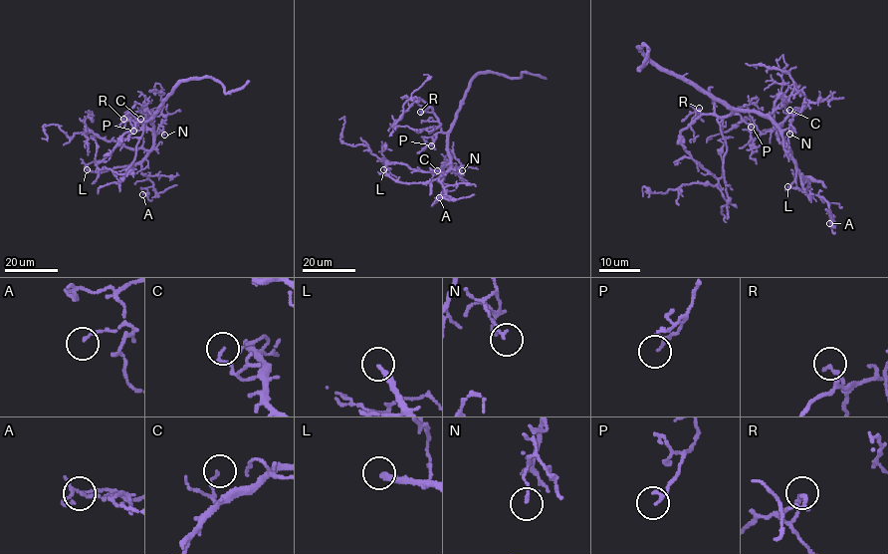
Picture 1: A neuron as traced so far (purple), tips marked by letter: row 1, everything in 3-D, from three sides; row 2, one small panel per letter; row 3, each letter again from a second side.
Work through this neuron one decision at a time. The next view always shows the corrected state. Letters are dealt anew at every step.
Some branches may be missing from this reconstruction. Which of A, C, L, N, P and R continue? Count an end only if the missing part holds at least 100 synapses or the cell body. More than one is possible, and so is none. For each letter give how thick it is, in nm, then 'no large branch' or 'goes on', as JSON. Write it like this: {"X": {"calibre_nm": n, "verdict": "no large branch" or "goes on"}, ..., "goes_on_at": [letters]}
{"A": {"calibre_nm": 110, "verdict": "no large branch"}, "C": {"calibre_nm": 110, "verdict": "no large branch"}, "L": {"calibre_nm": 240, "verdict": "goes on"}, "N": {"calibre_nm": 110, "verdict": "no large branch"}, "P": {"calibre_nm": 140, "verdict": "no large branch"}, "R": {"calibre_nm": 120, "verdict": "no large branch"}, "goes_on_at": ["L"]}

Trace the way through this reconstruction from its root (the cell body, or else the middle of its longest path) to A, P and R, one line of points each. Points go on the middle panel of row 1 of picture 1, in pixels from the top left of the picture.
A: (449, 155), (450, 167), (439, 180), (450, 197), (439, 197)
P: (449, 155), (446, 134), (437, 133), (431, 145)
R: (449, 155), (447, 135), (441, 131), (438, 118), (431, 112), (420, 112)

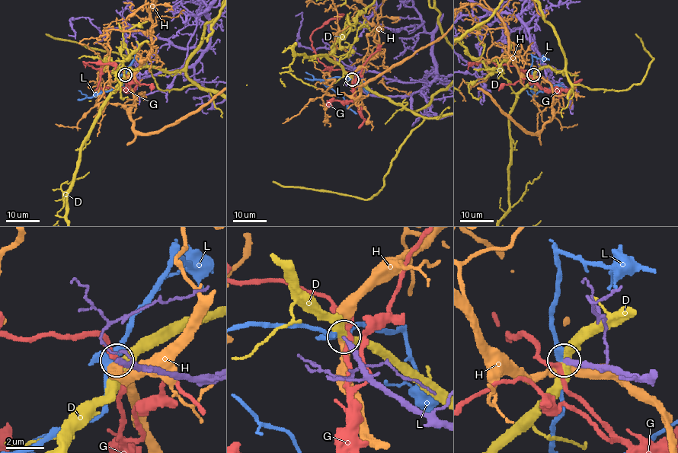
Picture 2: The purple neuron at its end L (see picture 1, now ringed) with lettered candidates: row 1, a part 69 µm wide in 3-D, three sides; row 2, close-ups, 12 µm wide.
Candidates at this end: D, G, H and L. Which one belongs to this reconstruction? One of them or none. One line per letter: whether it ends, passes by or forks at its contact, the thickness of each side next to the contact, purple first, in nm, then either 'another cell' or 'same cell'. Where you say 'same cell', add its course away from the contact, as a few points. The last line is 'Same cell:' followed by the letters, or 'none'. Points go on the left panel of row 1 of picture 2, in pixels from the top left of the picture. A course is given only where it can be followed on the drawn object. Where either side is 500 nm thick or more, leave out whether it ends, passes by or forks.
D: it passes by | 320/440 nm | another cell
G: it passes by | 260/220 nm | another cell
H: it passes by | 300/440 nm | another cell
L: it forks | 280/340 nm | another cell
Same cell: none

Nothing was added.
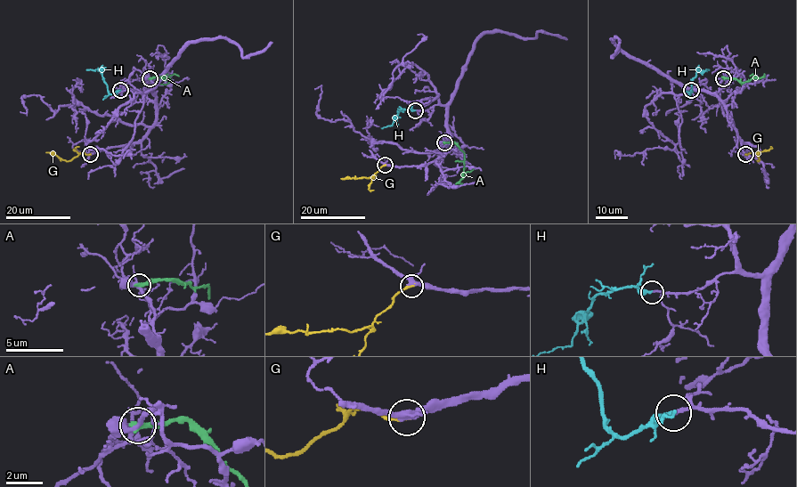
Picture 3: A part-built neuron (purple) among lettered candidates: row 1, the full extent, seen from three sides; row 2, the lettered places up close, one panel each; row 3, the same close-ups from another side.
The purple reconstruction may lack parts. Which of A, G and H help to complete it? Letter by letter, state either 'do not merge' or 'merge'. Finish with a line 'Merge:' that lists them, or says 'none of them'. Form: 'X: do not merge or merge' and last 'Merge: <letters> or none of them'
A: do not merge
G: merge
H: merge
Merge: G, H

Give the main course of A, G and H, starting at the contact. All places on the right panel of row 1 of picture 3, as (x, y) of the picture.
A: (723, 78), (744, 82), (765, 76)
G: (745, 154), (754, 152), (759, 160), (760, 151)
H: (690, 90), (697, 72), (709, 70)

